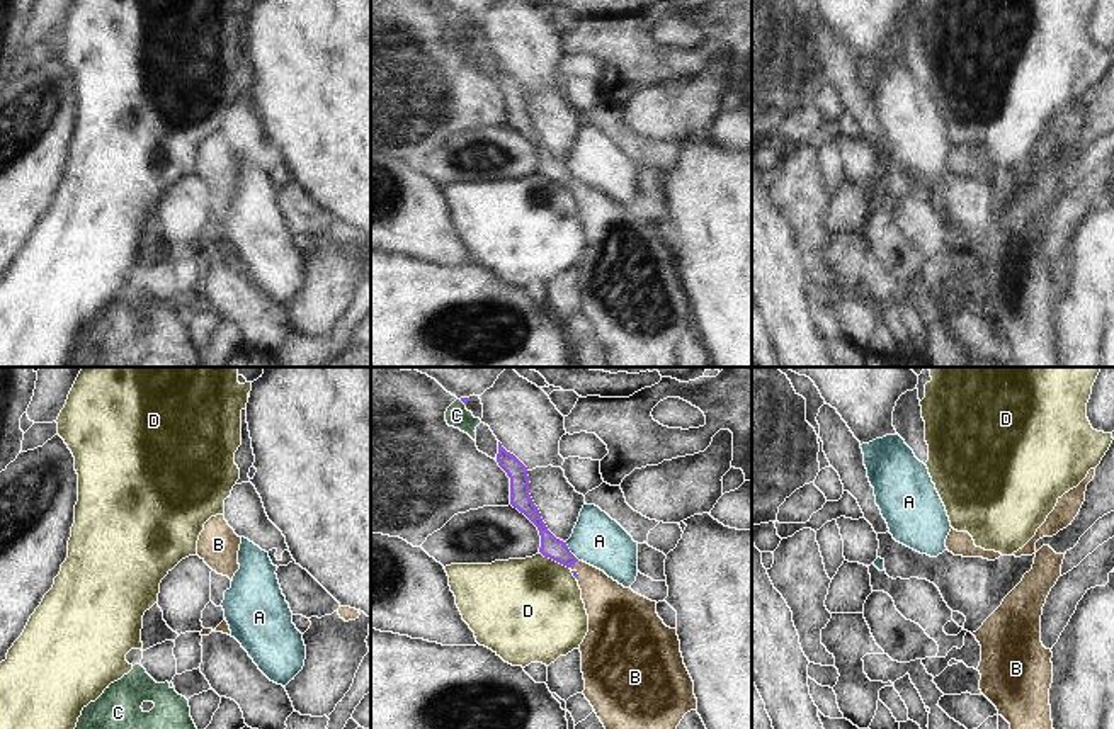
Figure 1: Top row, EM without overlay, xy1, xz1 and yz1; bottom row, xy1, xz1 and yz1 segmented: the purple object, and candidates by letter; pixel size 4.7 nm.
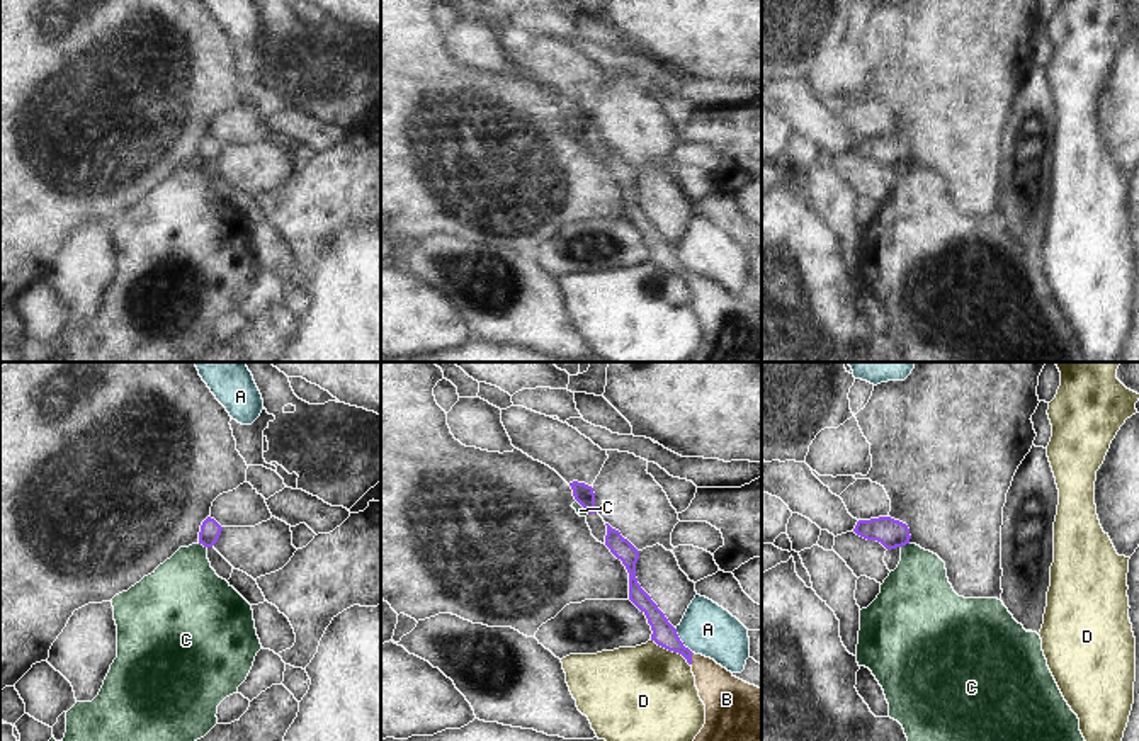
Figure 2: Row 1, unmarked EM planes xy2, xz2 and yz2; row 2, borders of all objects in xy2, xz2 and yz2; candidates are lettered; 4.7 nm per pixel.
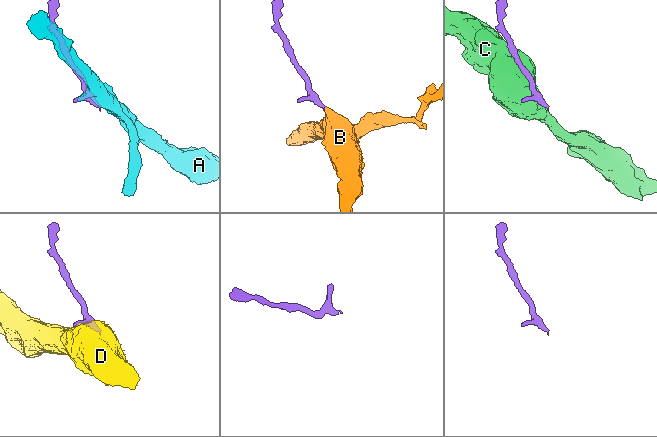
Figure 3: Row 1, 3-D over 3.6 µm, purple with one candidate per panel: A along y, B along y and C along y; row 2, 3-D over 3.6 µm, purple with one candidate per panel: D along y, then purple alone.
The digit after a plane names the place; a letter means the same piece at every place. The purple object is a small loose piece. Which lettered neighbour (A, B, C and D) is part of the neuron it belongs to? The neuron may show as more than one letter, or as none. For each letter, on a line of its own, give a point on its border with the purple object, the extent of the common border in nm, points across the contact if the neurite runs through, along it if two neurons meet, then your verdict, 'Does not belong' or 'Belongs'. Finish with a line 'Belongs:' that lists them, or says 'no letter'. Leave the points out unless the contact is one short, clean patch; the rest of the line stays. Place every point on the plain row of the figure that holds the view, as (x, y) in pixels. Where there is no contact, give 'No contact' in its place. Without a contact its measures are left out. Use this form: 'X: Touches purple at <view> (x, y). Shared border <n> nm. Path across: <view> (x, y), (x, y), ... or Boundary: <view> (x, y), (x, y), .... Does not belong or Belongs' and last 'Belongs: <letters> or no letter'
A: Touches purple at xz2 (680, 260). Shared border 160 nm. Does not belong
B: Touches purple at xz2 (691, 279). Shared border 70 nm. Path across: xz2 (663, 254), (691, 279), (713, 299), (726, 318). Belongs
C: Touches purple at xy2 (203, 164). Shared border 50 nm. Boundary: xy2 (199, 162), (206, 167). Does not belong
D: Touches purple at xz2 (672, 269). Shared border 220 nm. Does not belong
Belongs: B

